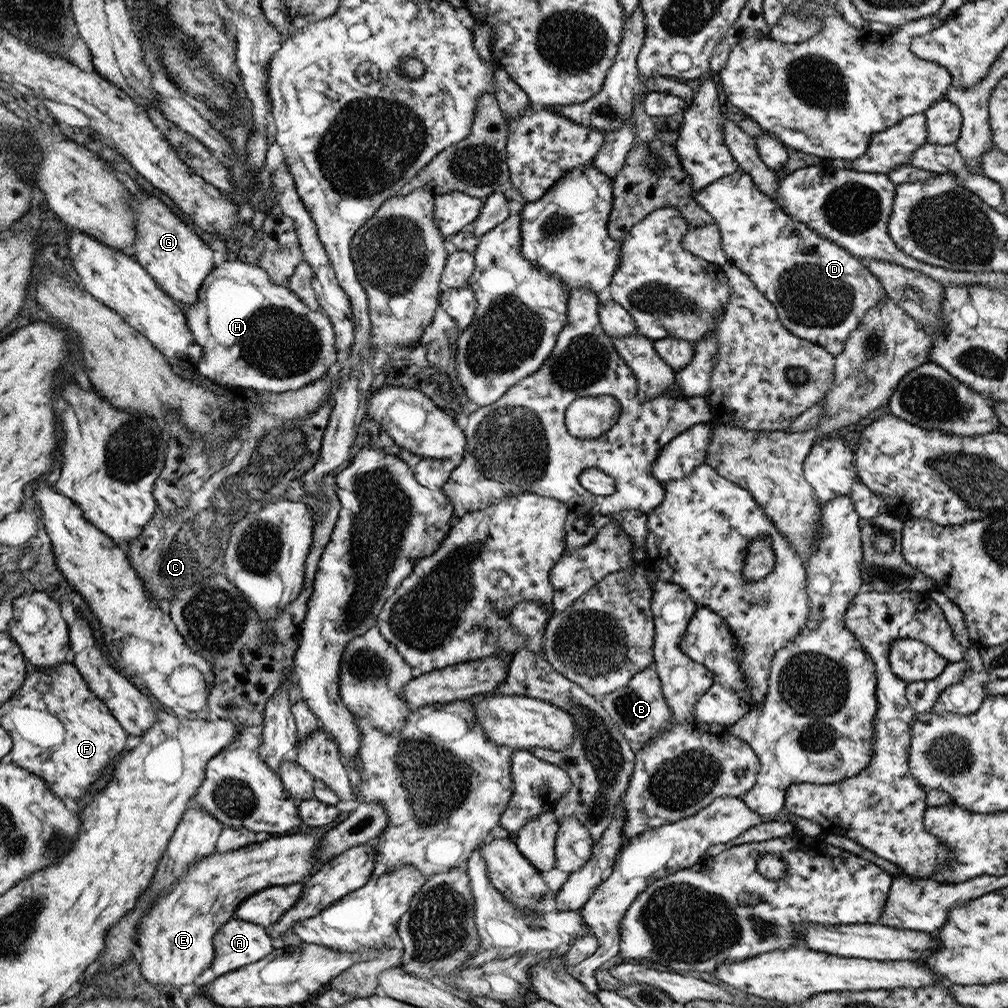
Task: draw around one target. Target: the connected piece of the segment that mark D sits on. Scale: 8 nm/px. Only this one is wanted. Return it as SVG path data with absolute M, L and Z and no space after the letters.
M738 169L730 176L716 179L694 194L696 203L714 218L721 232L721 246L727 260L748 275L755 286L778 308L782 324L800 338L824 347L830 354L840 354L851 332L864 314L876 303L887 299L880 281L845 249L816 234L806 224L795 221L770 197L755 186L755 180Z

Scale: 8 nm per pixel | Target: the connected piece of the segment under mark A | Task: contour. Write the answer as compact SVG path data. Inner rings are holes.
M232 918L216 934L214 945L216 958L212 970L219 977L262 961L276 944L266 927Z

